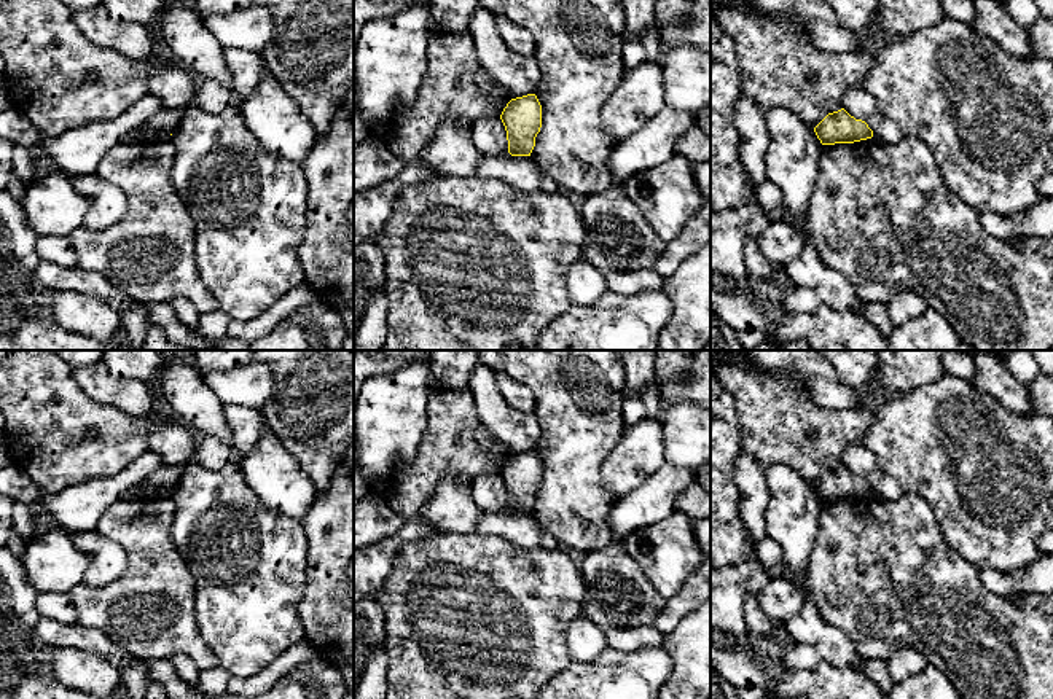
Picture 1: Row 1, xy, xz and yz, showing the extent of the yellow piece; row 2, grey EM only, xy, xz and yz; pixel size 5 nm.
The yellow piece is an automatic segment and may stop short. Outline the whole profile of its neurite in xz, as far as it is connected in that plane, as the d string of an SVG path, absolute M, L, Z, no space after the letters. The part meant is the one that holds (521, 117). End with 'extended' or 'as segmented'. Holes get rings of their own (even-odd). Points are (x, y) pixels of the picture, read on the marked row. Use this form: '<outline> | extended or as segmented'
M535 94L511 99L500 119L507 131L508 153L530 156L542 127L542 105Z | as segmented

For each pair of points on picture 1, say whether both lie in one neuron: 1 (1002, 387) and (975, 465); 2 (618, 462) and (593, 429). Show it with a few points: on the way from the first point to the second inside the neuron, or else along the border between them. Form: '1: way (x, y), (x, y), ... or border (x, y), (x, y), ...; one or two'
1: border (970, 382), (1015, 413), (1028, 414); two
2: border (628, 427), (602, 464), (602, 483), (606, 488); two

